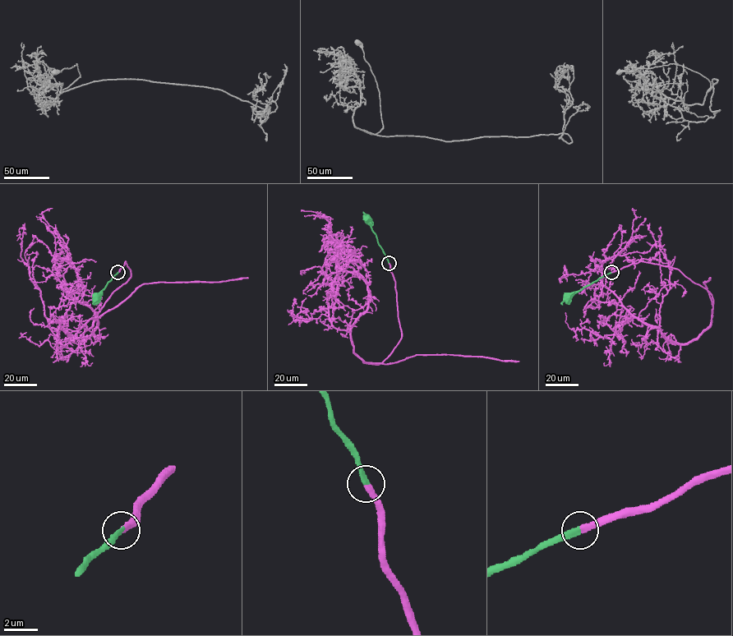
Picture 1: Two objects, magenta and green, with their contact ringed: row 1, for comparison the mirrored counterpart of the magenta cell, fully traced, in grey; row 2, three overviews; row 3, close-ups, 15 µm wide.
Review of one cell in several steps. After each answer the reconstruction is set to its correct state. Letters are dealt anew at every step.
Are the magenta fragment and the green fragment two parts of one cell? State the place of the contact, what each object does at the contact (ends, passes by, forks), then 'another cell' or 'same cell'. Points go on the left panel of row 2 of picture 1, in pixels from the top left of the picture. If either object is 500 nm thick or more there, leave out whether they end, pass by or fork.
(117, 272) | magenta ends | green ends | same cell

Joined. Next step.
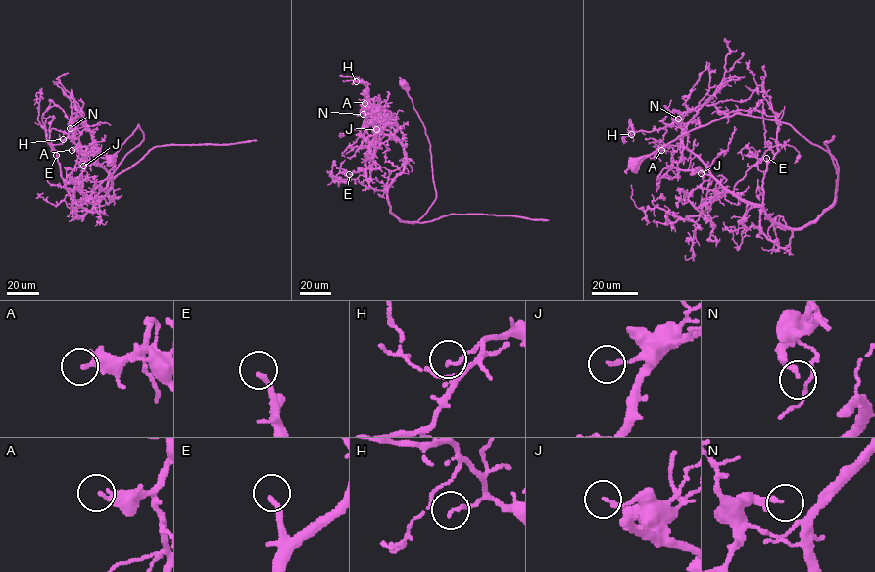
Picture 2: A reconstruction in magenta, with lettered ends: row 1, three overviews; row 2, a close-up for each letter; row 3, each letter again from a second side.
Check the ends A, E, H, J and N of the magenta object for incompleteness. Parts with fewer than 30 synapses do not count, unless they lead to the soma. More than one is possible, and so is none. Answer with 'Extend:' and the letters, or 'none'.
Extend: E

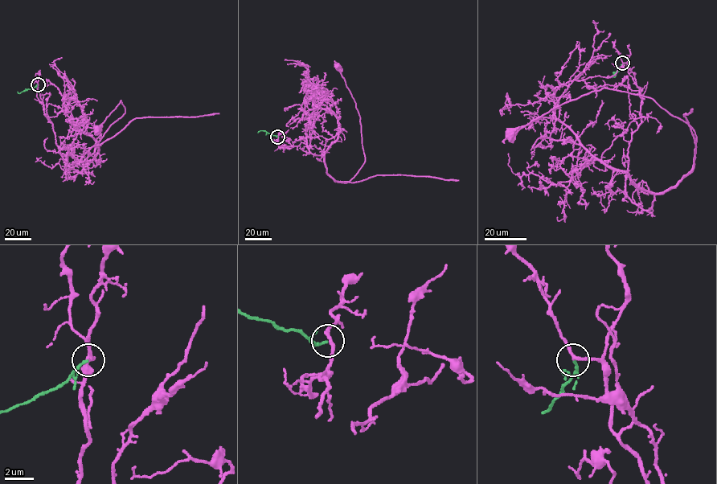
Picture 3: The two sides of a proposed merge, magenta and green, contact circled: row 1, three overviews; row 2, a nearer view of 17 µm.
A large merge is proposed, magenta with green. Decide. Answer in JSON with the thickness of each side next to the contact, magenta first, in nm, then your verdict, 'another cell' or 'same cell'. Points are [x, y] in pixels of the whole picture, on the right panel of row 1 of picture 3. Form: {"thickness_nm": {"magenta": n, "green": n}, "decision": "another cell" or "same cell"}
{"thickness_nm": {"magenta": 220, "green": 160}, "decision": "same cell"}

